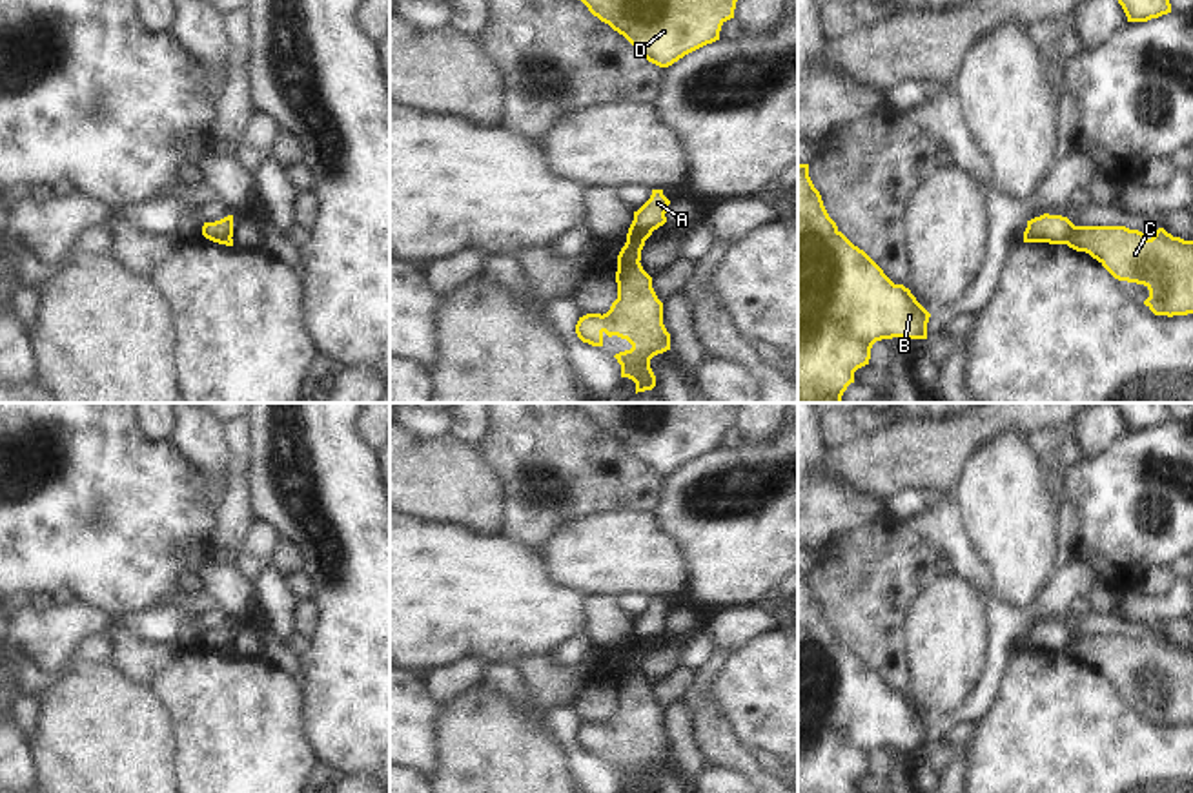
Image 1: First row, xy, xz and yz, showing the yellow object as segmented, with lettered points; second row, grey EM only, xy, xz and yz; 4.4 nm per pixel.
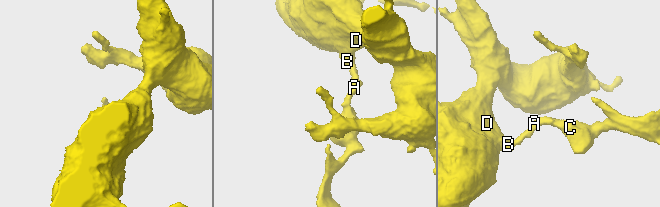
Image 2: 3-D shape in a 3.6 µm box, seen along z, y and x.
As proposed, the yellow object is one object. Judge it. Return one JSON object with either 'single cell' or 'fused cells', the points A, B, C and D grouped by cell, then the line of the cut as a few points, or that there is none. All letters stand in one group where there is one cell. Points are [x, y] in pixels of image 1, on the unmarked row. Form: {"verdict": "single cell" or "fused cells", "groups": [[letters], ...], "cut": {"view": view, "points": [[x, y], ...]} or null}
{"verdict": "fused cells", "groups": [["A", "B", "D"], ["C"]], "cut": {"view": "xz", "points": [[638, 669], [618, 679]]}}

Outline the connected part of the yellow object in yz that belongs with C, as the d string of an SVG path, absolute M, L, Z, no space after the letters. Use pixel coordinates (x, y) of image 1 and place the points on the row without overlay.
M1073 634L1064 653L1089 662L1115 687L1144 693L1149 698L1144 713L1155 724L1193 722L1193 649L1173 645L1164 636L1147 647L1142 640L1126 634Z

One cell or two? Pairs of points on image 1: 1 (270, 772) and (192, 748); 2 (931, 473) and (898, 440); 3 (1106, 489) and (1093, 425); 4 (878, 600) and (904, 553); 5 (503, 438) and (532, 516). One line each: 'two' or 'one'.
1: one
2: one
3: two
4: one
5: one

